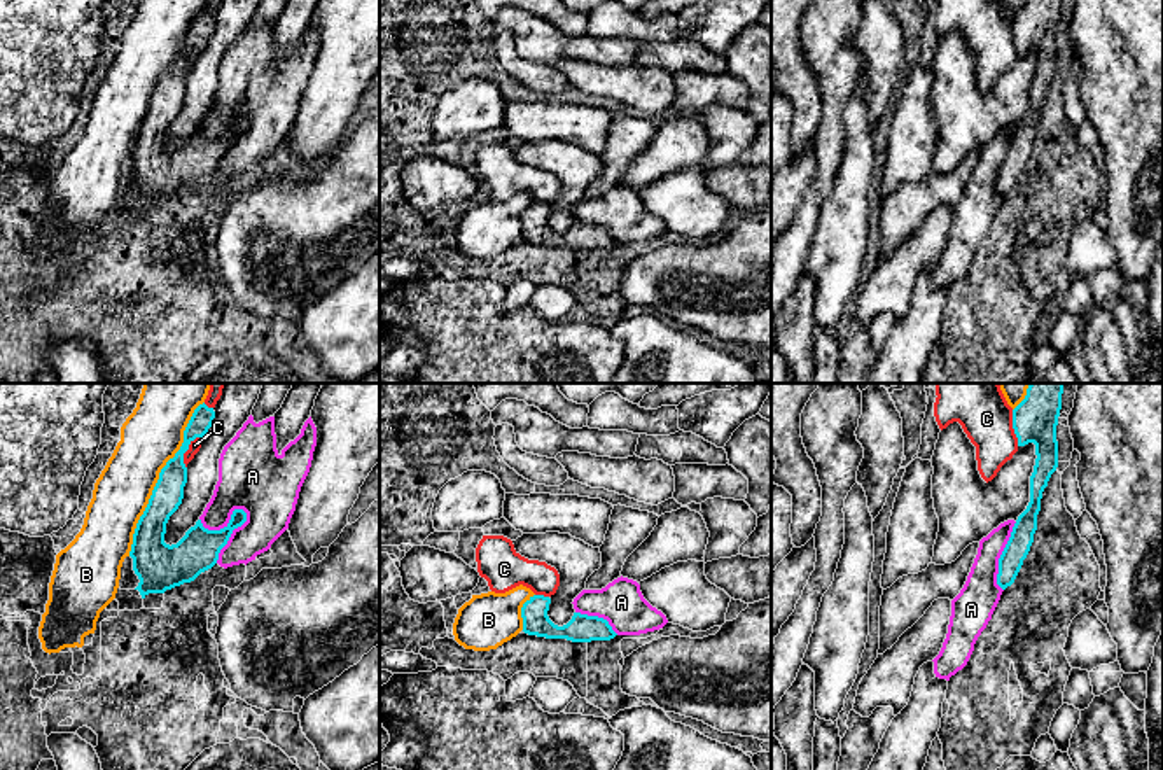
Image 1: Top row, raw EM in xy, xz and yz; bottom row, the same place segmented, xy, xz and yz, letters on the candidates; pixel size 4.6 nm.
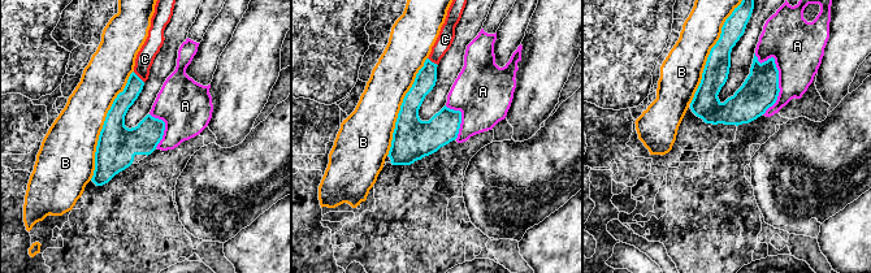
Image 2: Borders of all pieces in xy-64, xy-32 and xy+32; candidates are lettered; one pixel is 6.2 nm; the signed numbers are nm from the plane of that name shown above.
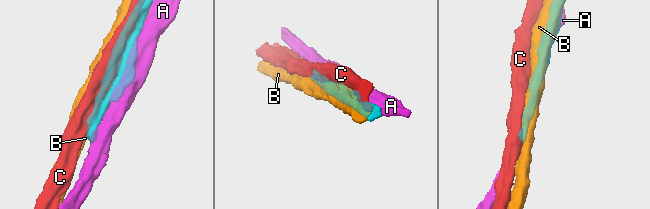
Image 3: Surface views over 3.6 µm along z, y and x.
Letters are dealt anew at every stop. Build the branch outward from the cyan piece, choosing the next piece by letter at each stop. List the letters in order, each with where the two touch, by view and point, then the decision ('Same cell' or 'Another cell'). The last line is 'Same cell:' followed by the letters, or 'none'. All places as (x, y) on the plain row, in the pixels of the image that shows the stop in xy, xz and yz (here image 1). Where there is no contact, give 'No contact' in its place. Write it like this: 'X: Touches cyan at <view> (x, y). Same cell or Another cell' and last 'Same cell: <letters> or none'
A: Touches cyan at xy (231, 140). Another cell
B: Touches cyan at xy (160, 86). Another cell
C: Touches cyan at xy (188, 56). Another cell
Same cell: none

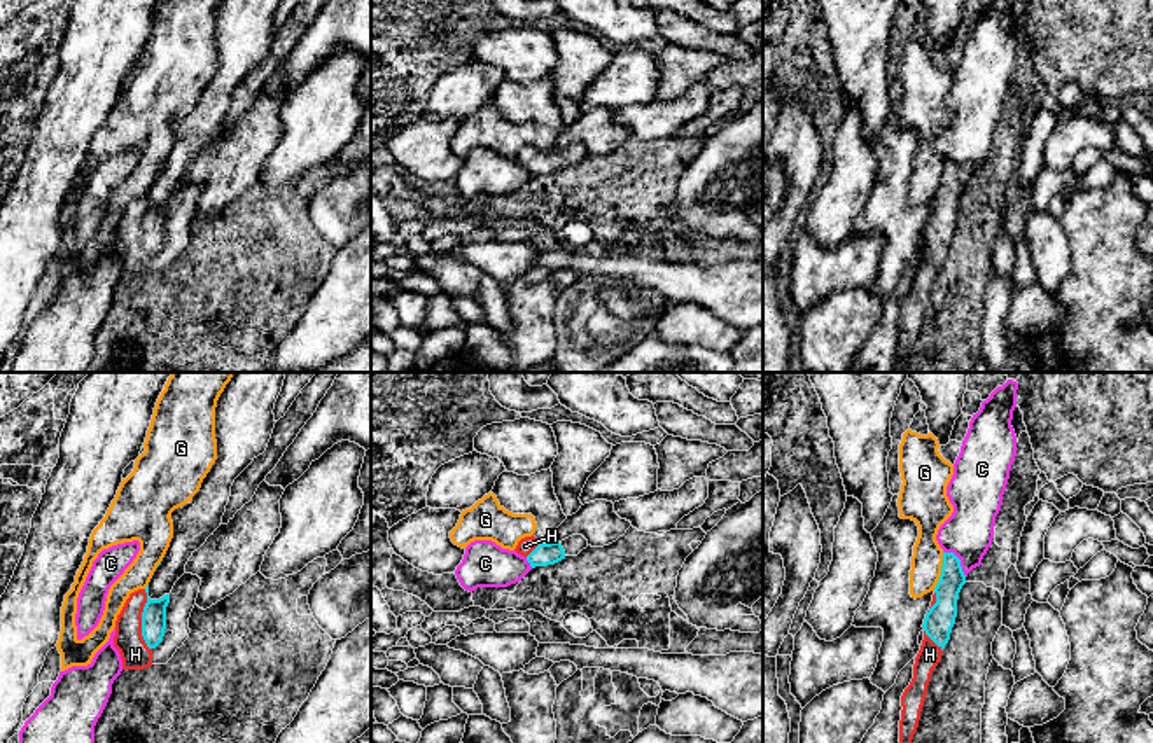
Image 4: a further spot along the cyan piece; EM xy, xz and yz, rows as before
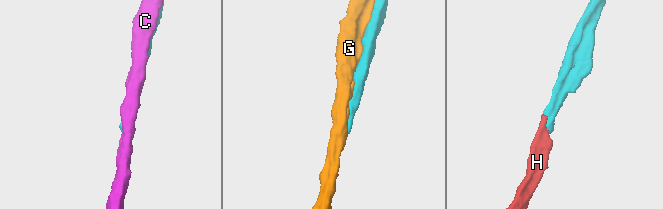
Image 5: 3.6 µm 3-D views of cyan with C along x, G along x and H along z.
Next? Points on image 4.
C: Touches cyan at yz (959, 168). Another cell
G: Touches cyan at yz (942, 180). Another cell
H: Touches cyan at xy (142, 228). Same cell
Same cell: H

